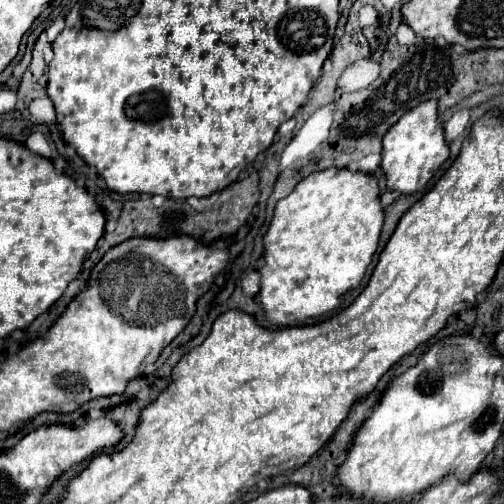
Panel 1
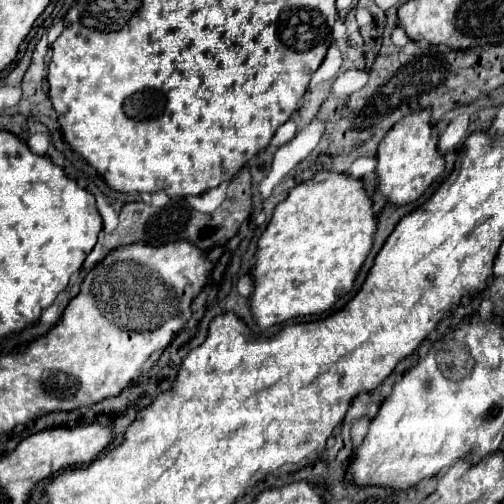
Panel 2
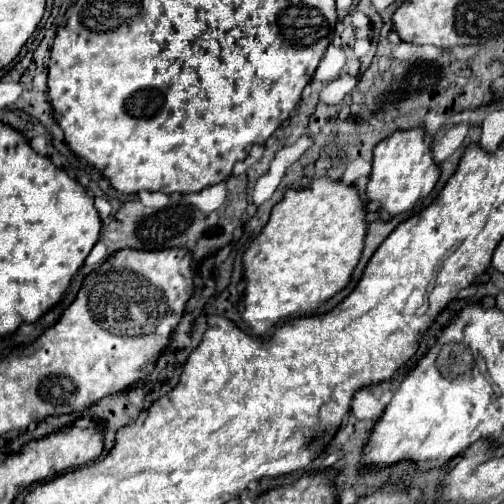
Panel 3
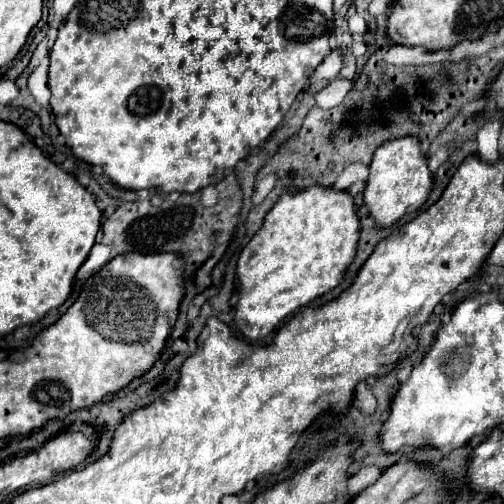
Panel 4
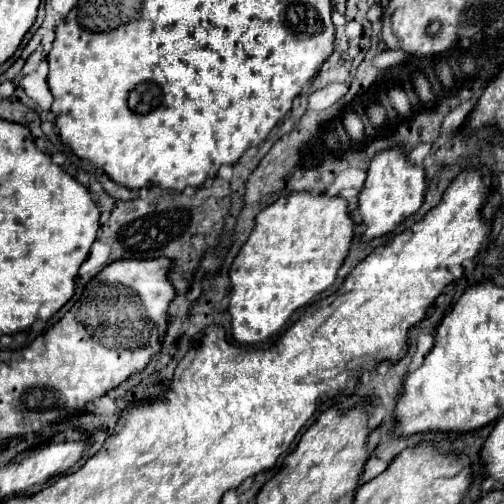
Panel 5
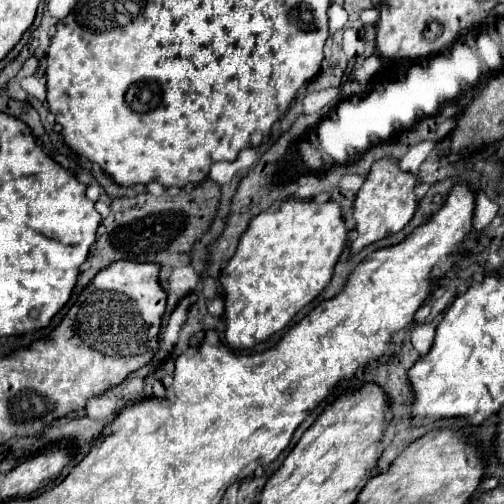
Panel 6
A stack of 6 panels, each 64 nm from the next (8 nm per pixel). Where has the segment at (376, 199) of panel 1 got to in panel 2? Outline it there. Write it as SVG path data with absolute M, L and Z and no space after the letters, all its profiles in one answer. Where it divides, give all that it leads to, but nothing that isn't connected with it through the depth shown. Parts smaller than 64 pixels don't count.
M324 170L292 188L288 198L276 206L270 224L258 240L256 266L252 272L254 292L250 296L250 306L260 330L330 310L342 294L352 290L354 280L372 250L376 226L378 218L372 210L372 200L366 194L364 182L358 178Z

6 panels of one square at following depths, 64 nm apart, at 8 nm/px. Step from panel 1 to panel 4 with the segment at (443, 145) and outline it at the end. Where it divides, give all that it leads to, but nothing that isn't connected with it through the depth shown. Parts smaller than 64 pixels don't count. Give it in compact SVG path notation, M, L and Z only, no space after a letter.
M404 136L390 142L384 142L374 152L370 164L370 176L364 190L364 204L370 210L370 216L376 220L378 228L392 226L404 214L416 212L428 198L434 178L428 170L428 158L420 150L420 140L416 136Z

